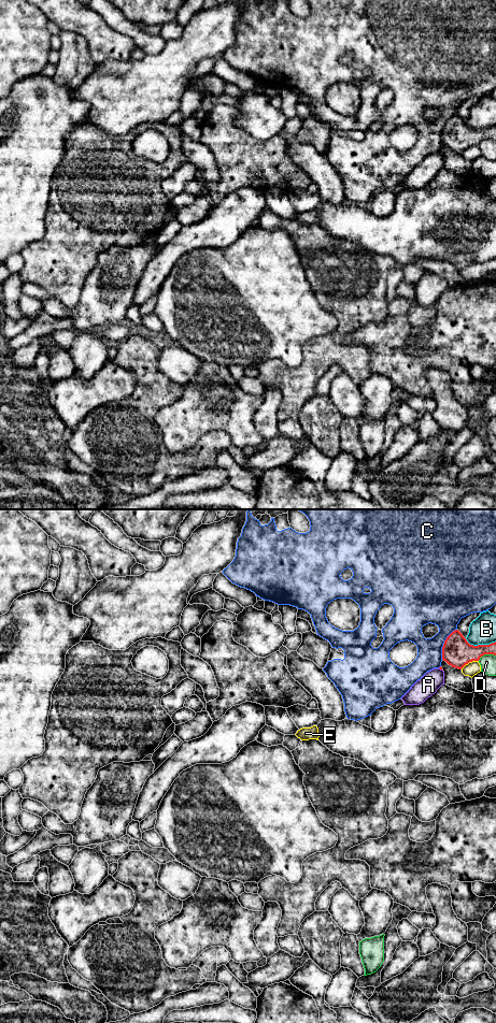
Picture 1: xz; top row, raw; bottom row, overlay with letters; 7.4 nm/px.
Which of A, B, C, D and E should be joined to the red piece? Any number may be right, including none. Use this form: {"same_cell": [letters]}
{"same_cell": []}

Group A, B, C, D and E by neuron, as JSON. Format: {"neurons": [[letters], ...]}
{"neurons": [["A"], ["B"], ["C"], ["D"], ["E"]]}

